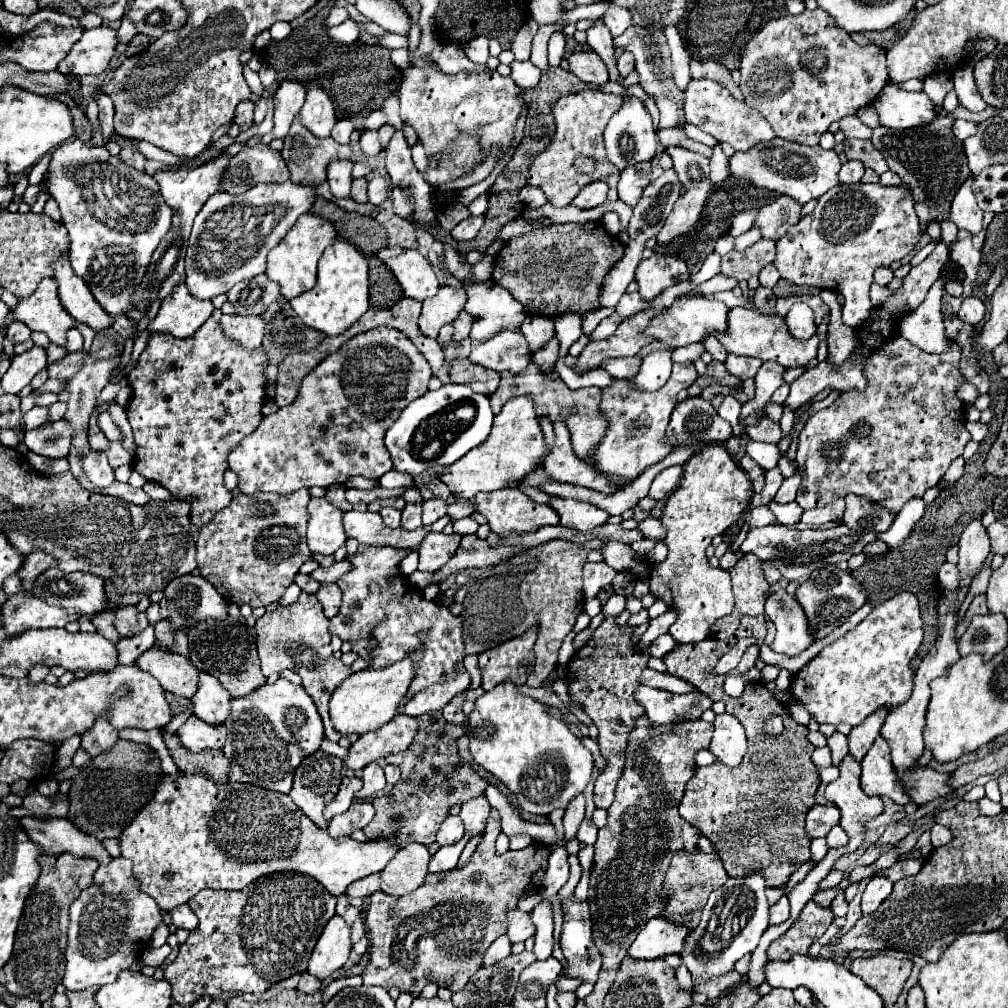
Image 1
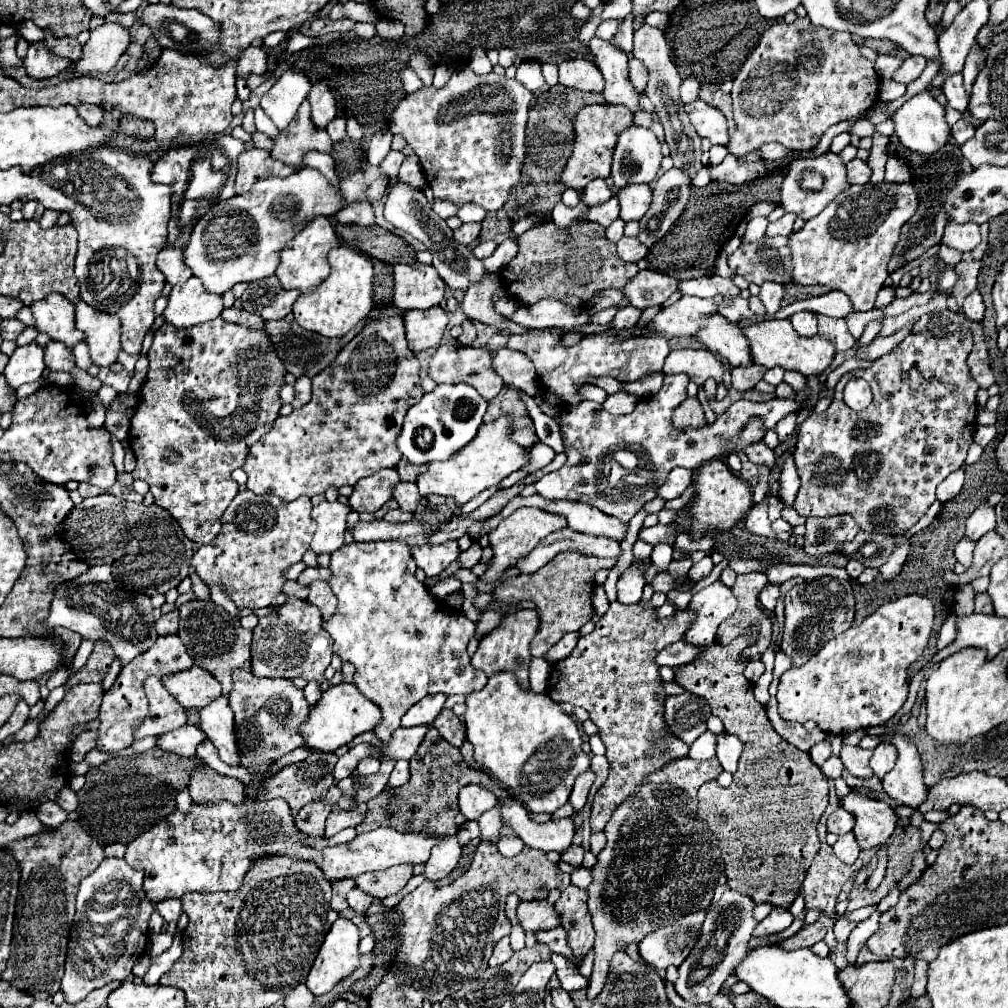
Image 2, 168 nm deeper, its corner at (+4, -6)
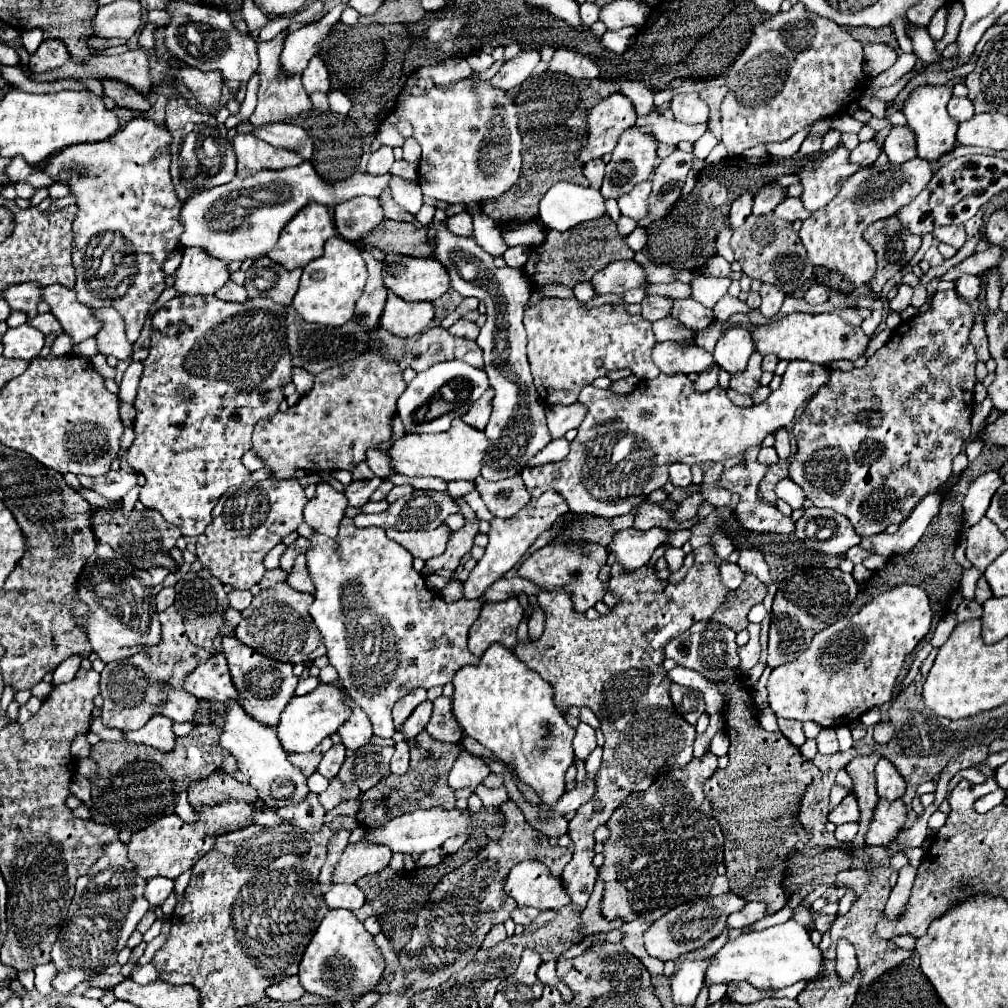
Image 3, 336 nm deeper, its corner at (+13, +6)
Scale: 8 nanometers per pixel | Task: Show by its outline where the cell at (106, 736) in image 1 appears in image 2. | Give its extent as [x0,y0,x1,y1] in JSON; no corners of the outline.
[96,635,194,753]

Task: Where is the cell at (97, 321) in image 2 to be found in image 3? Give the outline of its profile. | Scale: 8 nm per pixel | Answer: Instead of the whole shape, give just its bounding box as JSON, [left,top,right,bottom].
[97,307,133,361]

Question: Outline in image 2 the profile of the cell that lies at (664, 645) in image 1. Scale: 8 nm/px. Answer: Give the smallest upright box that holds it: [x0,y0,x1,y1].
[656,641,700,669]

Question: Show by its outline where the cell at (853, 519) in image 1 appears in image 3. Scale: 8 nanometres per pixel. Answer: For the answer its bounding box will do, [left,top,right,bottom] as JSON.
[795,507,861,555]

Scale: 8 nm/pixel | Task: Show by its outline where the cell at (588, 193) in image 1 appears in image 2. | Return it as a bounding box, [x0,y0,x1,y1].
[582,179,612,205]

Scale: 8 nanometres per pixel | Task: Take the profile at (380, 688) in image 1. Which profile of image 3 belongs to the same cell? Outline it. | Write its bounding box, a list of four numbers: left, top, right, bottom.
[275,685,347,753]

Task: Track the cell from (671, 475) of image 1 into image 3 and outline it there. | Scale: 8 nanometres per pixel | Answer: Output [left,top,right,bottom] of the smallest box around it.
[669,463,691,487]

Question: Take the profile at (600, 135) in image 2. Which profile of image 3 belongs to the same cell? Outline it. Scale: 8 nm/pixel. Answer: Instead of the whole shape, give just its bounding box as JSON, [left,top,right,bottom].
[579,93,637,163]

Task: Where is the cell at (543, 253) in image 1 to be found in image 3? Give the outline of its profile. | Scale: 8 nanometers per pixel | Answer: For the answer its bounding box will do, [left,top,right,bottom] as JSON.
[525,215,633,287]

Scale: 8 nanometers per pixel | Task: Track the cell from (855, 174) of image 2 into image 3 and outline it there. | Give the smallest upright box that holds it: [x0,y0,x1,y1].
[851,141,883,167]

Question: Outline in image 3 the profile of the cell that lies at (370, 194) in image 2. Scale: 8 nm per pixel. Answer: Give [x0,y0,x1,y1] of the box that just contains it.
[367,145,395,175]

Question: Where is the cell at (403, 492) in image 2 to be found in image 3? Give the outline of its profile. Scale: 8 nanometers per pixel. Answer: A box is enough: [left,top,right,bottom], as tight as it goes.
[367,449,393,479]

